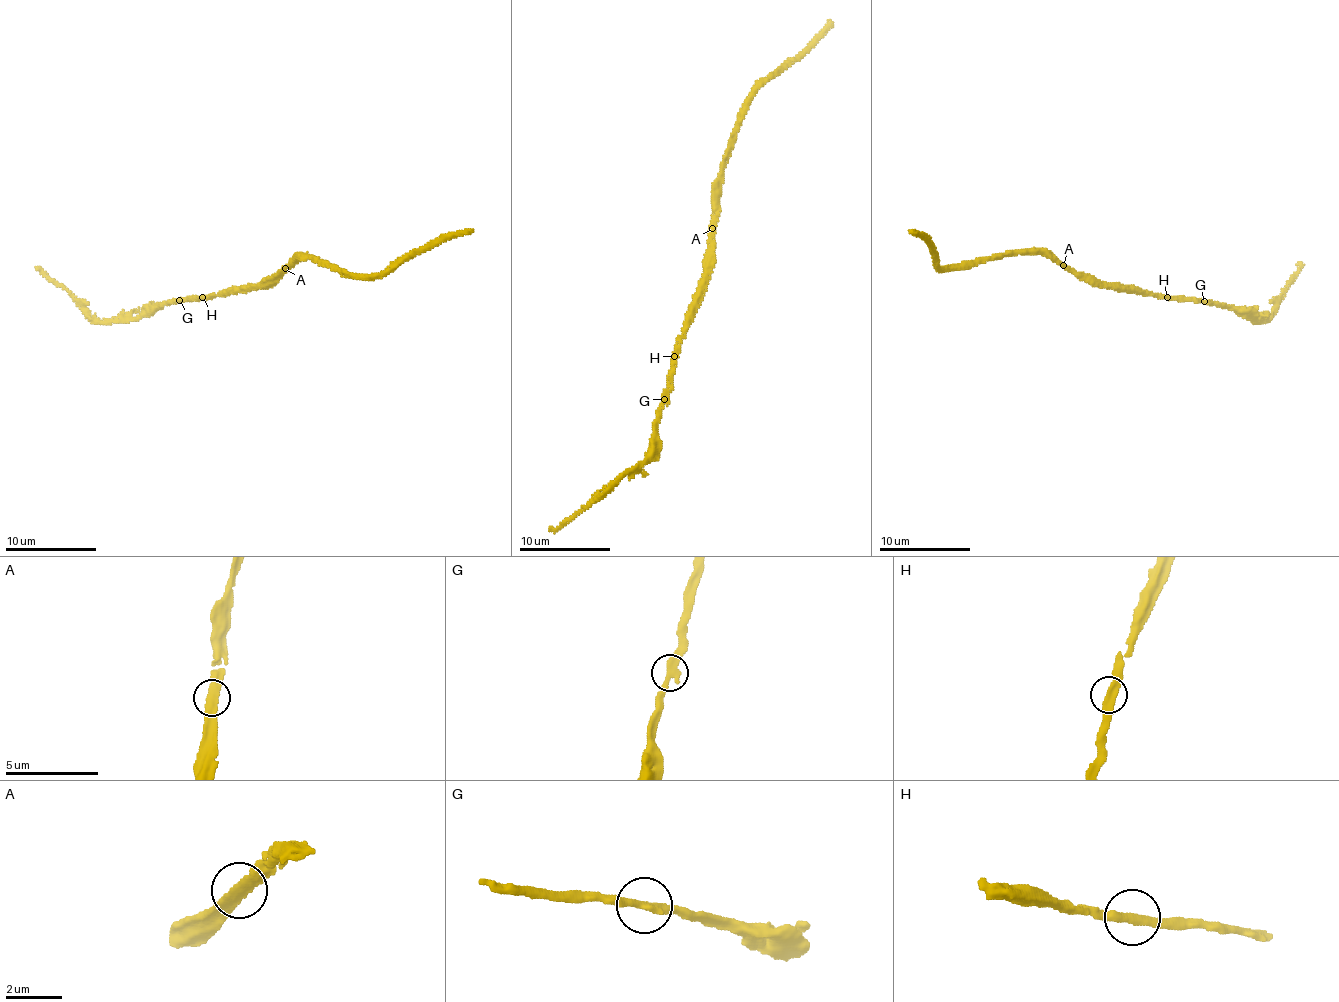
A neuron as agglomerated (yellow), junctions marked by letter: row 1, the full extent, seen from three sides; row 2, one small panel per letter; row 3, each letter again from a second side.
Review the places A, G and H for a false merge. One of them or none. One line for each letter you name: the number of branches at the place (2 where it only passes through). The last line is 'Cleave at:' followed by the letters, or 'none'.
Cleave at: none

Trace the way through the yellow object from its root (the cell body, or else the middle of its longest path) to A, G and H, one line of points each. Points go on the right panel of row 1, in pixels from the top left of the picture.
A: (1103, 282), (1077, 275), (1063, 265)
G: (1103, 282), (1178, 301), (1204, 301)
H: (1103, 282), (1167, 297)

